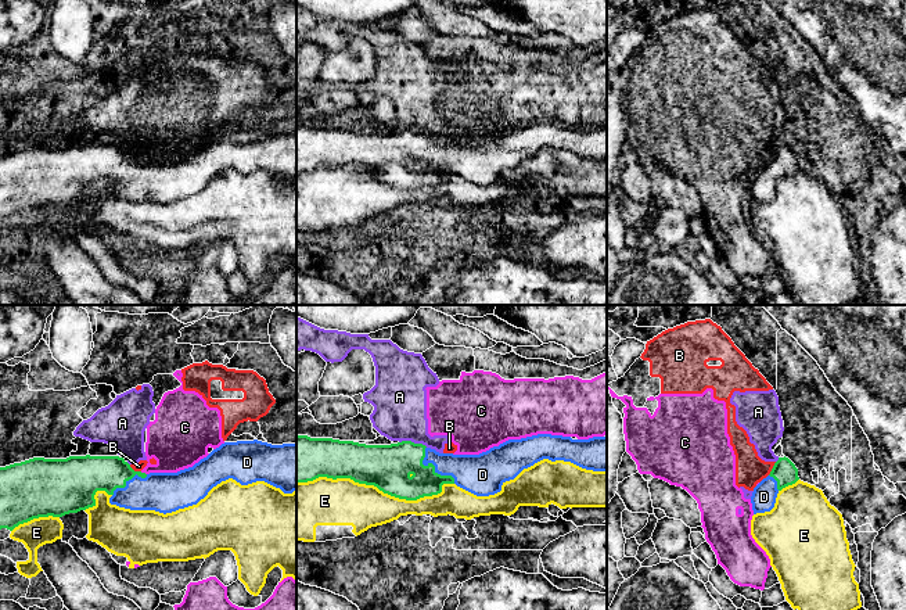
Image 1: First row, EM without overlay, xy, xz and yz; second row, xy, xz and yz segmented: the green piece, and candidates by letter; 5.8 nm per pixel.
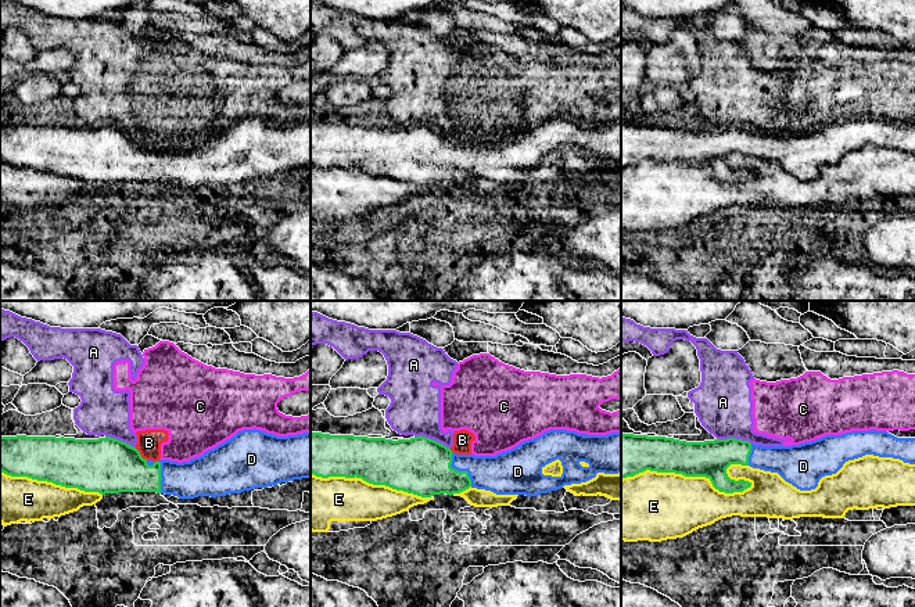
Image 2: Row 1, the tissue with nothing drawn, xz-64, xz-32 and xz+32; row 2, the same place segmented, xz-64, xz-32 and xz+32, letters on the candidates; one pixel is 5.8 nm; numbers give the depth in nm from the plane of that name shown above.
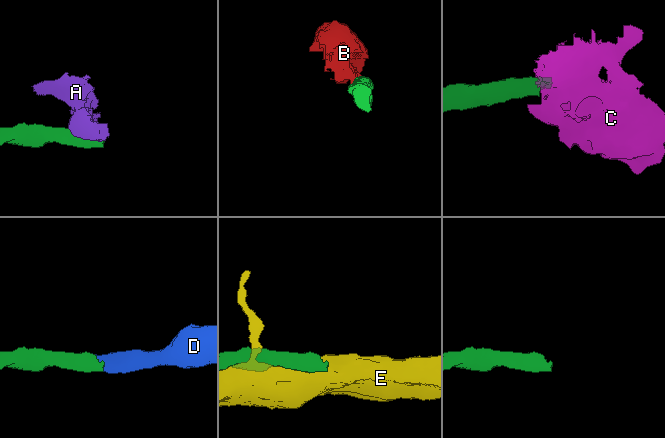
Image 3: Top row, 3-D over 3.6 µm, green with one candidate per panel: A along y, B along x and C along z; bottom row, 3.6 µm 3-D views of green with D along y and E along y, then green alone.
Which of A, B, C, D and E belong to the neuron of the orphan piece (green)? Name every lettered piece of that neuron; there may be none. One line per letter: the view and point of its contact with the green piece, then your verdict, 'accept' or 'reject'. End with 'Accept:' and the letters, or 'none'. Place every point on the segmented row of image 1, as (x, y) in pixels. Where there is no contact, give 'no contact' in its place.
A: xz (413, 442) | reject
B: yz (772, 469) | reject
C: xy (143, 473) | reject
D: xz (434, 466) | accept
E: xz (377, 487) | reject
Accept: D

